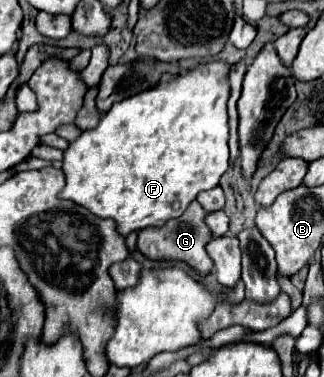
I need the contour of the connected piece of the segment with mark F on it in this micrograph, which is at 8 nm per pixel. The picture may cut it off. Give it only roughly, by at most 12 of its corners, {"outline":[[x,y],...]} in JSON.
{"outline":[[228,66],[114,104],[58,198],[122,236],[228,170]]}

